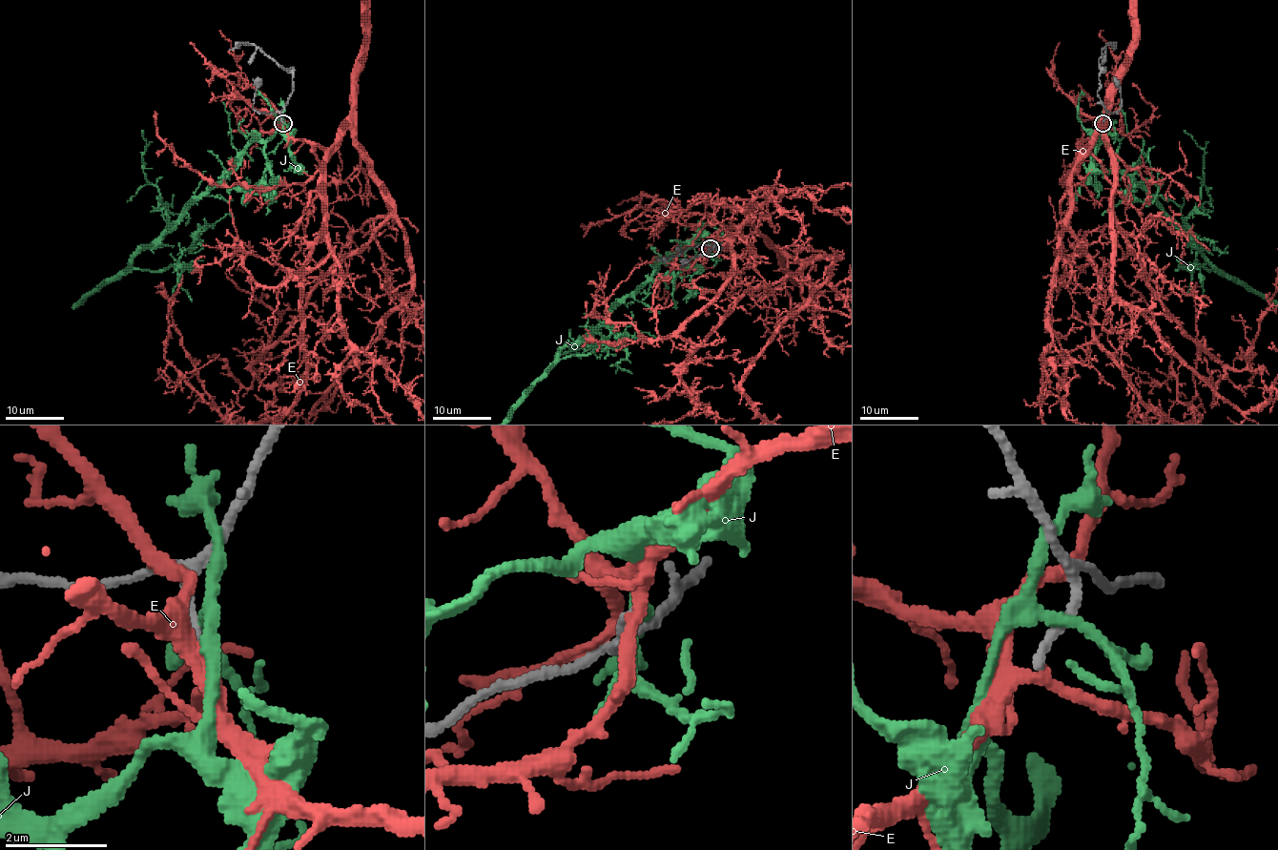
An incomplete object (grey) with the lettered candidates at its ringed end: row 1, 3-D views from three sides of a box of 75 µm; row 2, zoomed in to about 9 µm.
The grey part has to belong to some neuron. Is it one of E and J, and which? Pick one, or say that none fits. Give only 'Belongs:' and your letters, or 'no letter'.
Belongs: no letter

